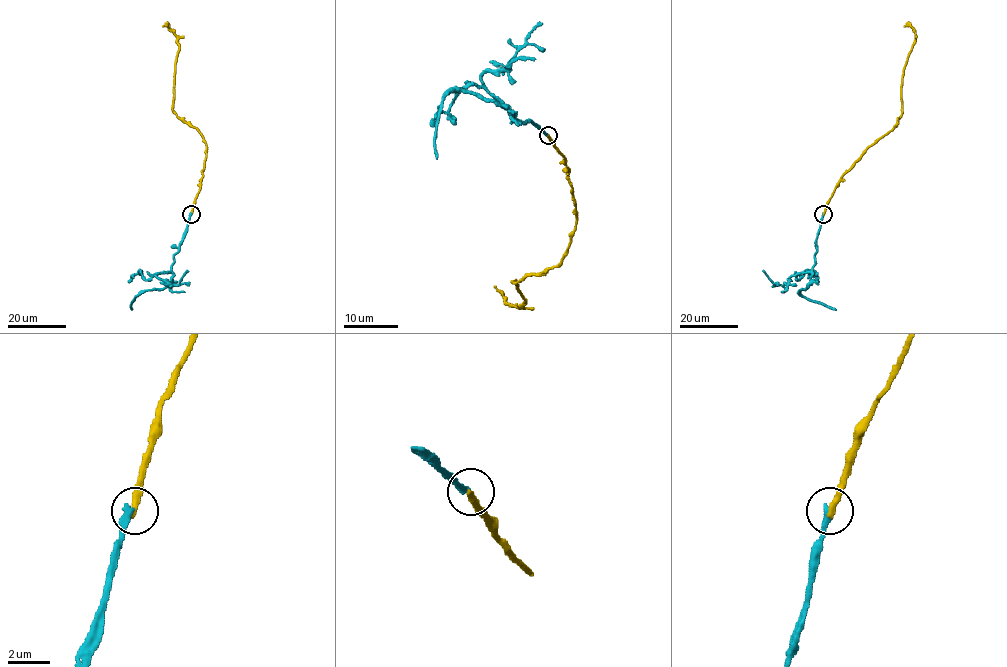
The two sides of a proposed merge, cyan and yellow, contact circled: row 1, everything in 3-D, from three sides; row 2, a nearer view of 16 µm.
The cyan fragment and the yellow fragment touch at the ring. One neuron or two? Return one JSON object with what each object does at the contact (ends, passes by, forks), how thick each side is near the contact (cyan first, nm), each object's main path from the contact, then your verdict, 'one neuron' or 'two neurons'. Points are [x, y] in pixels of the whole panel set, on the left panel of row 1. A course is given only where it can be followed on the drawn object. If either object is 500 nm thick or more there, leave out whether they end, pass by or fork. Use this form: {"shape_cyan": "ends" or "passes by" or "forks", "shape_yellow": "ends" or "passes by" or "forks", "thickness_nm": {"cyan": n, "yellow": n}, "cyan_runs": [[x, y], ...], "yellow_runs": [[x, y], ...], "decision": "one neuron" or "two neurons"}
{"shape_cyan": "ends", "shape_yellow": "ends", "thickness_nm": {"cyan": 340, "yellow": 320}, "cyan_runs": [[191, 214], [179, 249], [174, 255], [171, 281], [163, 289], [141, 291], [132, 300], [132, 310]], "yellow_runs": [[191, 214], [199, 191], [206, 145], [201, 134], [173, 110], [179, 50], [177, 37], [167, 26], [162, 26]], "decision": "two neurons"}

